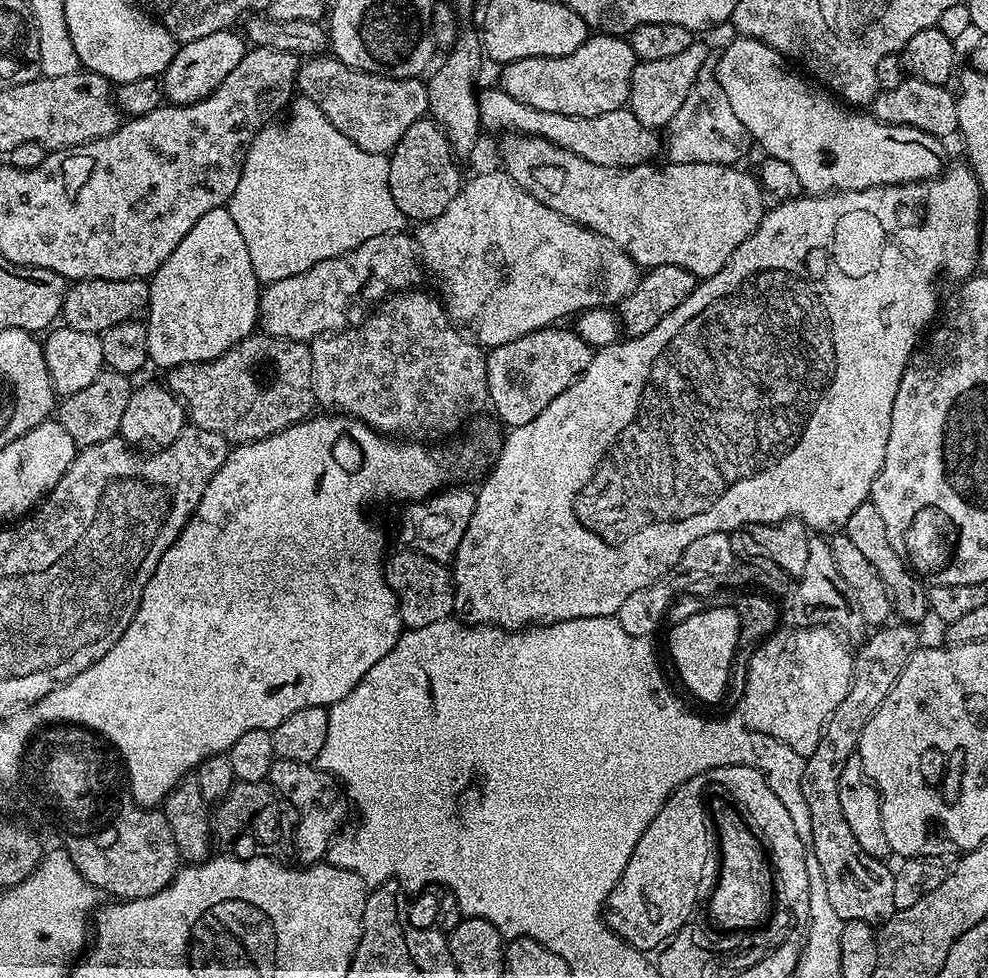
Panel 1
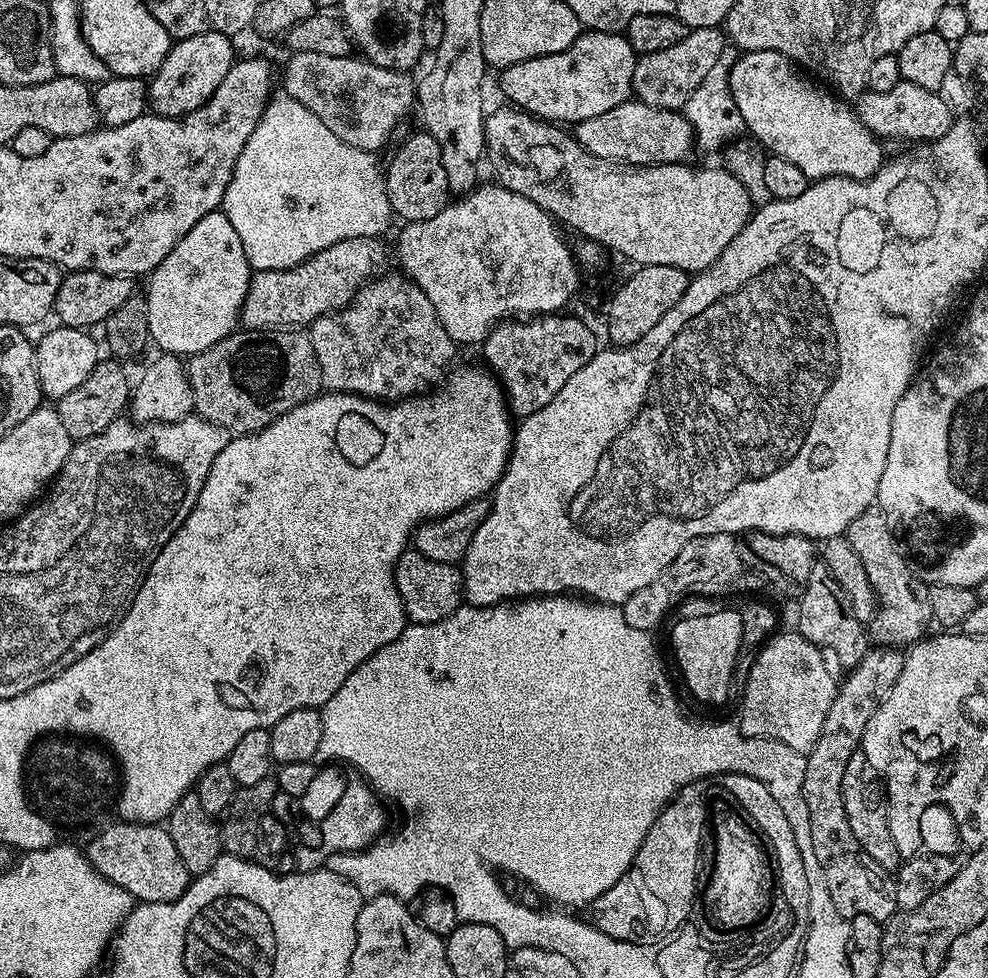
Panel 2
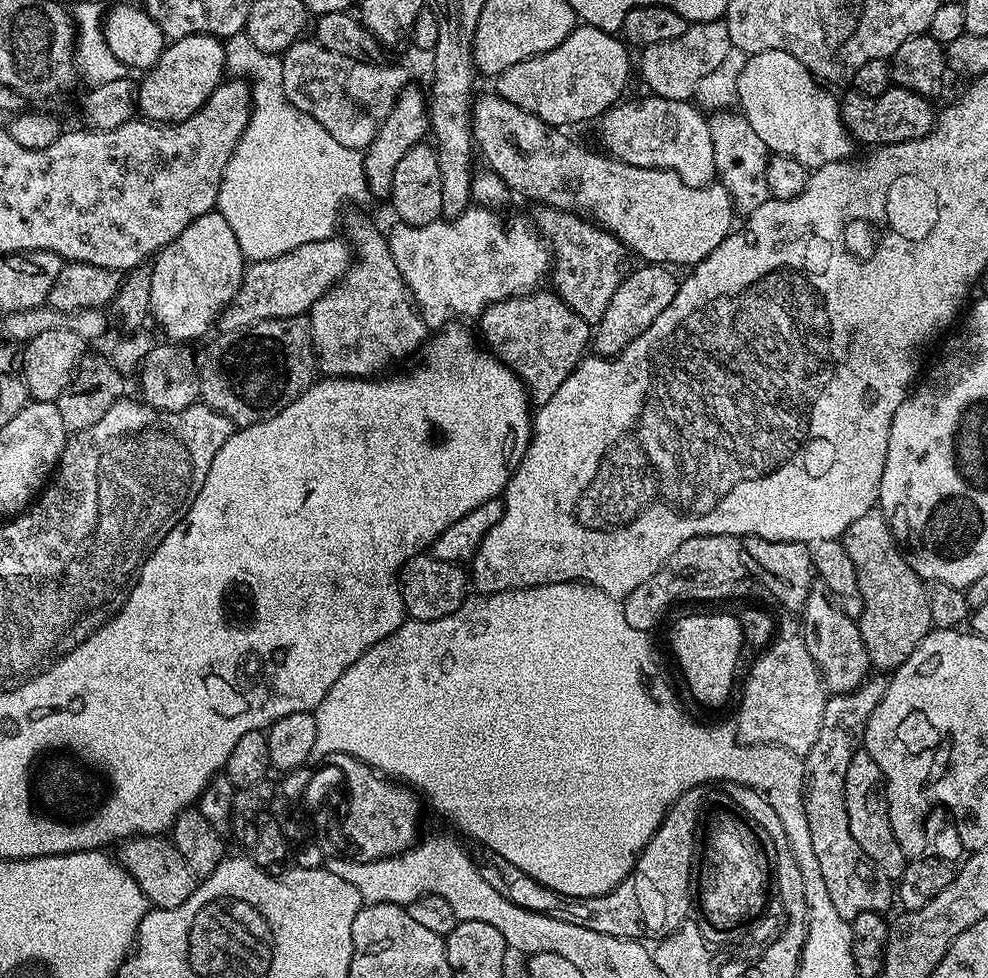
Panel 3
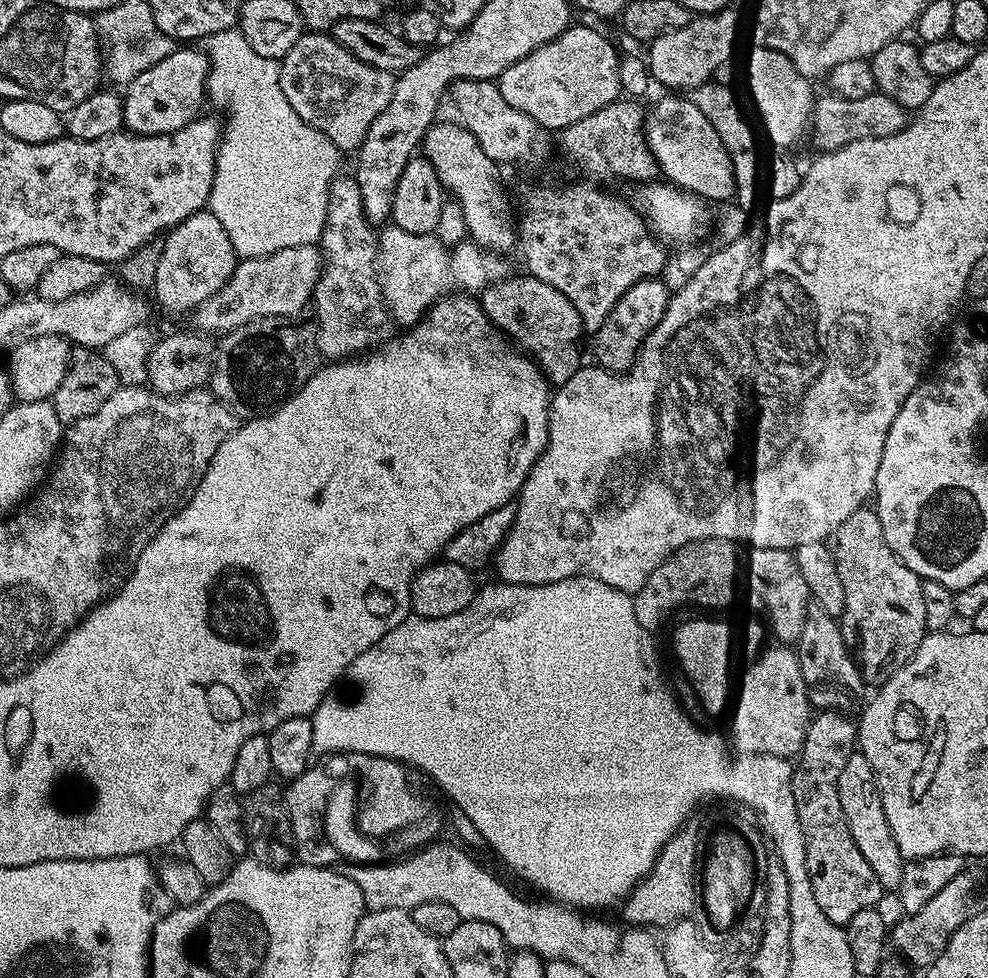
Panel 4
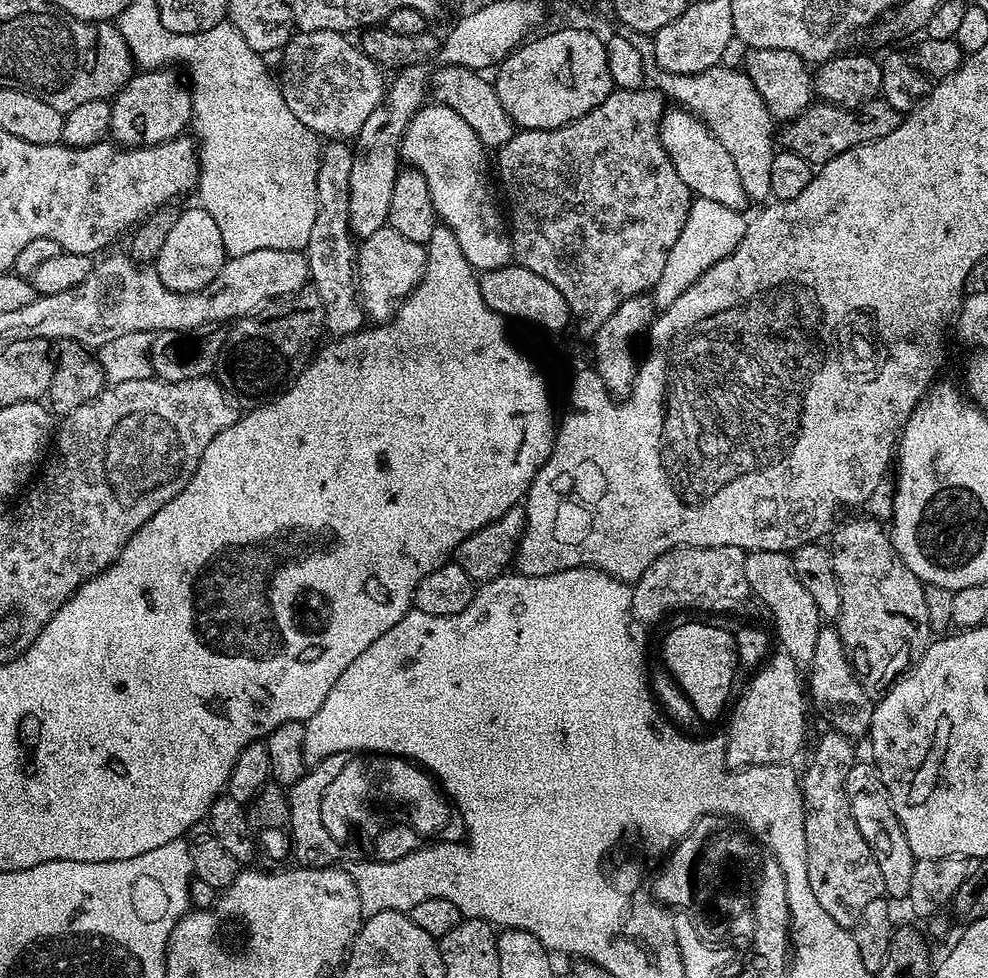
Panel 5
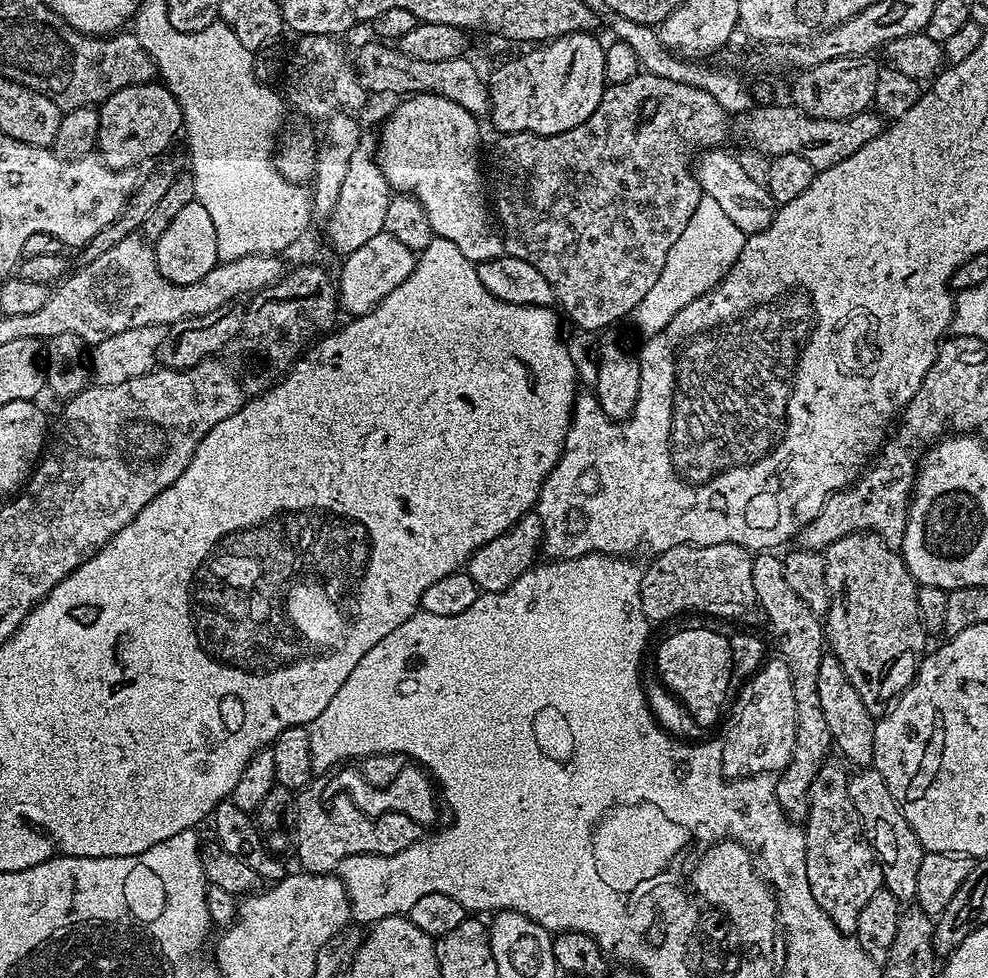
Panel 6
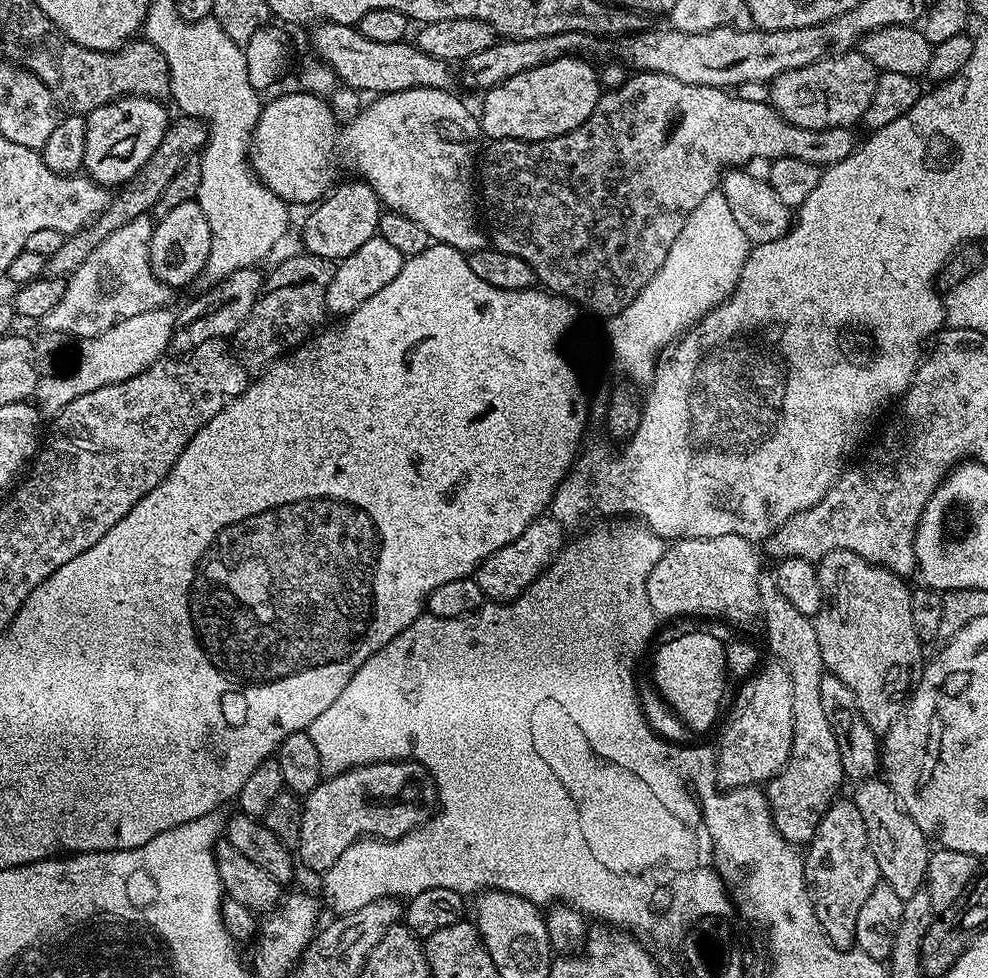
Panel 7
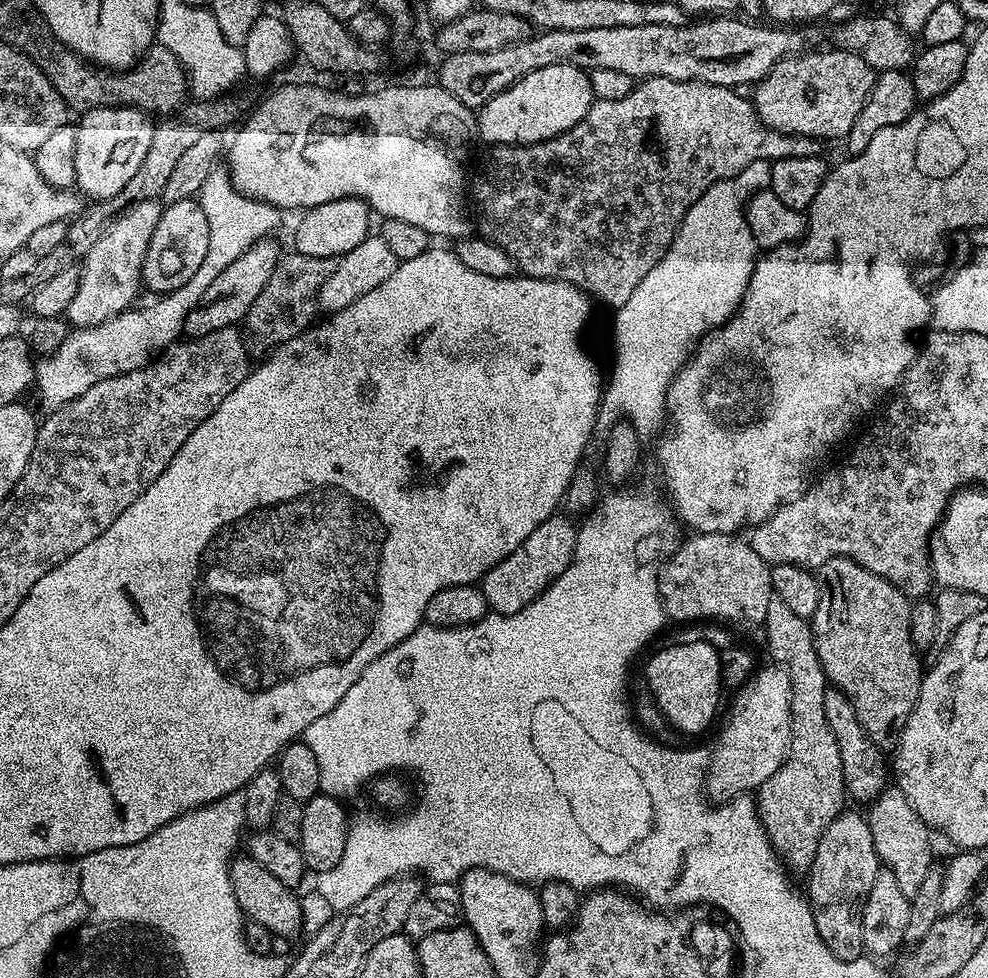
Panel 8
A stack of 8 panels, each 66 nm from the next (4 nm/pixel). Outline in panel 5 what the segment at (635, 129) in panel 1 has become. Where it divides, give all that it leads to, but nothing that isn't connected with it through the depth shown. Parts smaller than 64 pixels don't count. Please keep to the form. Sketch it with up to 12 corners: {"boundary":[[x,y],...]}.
{"boundary":[[665,111],[660,141],[696,196],[743,209],[733,159],[699,116]]}

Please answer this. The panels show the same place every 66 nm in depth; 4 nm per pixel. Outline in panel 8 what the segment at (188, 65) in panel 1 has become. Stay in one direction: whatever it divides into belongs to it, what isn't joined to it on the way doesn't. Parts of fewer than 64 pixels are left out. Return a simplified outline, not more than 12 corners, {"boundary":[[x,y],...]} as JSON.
{"boundary":[[139,108],[79,119],[76,188],[112,199],[150,150]]}

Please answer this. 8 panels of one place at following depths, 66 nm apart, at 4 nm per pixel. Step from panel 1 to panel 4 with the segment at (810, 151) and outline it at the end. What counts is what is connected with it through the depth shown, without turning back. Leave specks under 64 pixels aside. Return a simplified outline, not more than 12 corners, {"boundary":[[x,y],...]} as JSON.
{"boundary":[[780,52],[748,64],[759,127],[792,150],[808,128],[809,77]]}

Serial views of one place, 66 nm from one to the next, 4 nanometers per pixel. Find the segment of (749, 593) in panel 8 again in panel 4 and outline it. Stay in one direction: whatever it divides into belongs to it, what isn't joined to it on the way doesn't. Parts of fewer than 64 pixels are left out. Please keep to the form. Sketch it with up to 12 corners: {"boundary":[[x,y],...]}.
{"boundary":[[693,540],[648,575],[632,605],[646,630],[671,608],[724,608],[742,556]]}

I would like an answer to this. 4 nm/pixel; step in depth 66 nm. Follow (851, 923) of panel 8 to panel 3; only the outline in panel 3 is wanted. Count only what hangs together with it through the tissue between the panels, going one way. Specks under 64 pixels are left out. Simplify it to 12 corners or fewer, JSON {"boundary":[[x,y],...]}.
{"boundary":[[887,675],[829,695],[803,757],[810,842],[849,922],[887,913],[893,881],[854,842],[846,766]]}

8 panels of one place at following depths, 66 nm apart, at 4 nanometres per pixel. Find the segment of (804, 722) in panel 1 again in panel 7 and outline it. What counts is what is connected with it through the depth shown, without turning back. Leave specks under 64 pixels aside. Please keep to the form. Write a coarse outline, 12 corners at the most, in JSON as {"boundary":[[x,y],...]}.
{"boundary":[[765,663],[718,743],[721,789],[763,785],[792,755],[794,689]]}

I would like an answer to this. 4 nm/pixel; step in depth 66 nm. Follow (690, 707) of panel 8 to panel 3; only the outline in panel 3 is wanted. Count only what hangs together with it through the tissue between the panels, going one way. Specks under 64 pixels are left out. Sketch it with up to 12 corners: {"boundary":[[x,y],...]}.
{"boundary":[[696,612],[672,628],[692,696],[720,708],[745,647],[739,615]]}

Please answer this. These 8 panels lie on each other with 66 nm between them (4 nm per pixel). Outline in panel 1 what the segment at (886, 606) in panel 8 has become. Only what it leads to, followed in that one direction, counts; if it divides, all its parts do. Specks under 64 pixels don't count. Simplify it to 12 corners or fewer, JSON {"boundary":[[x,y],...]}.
{"boundary":[[858,506],[842,532],[870,558],[901,621],[929,615],[925,585],[886,538],[878,506]]}

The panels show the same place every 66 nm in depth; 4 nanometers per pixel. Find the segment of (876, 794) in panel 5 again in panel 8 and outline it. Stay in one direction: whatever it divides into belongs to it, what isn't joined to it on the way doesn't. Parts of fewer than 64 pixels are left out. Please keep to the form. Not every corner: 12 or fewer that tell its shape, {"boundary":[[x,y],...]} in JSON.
{"boundary":[[896,786],[866,812],[881,865],[916,896],[934,866],[928,825]]}

